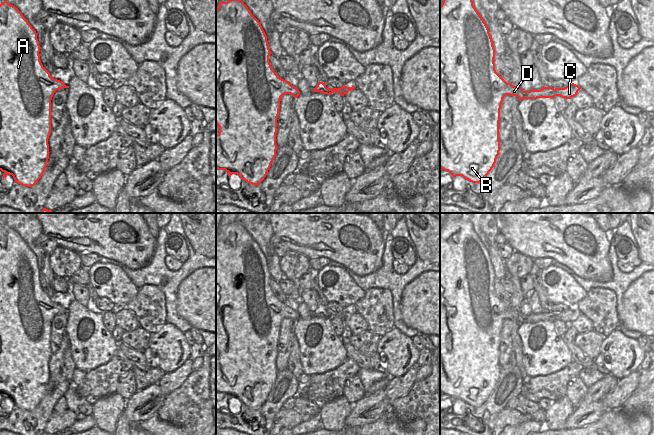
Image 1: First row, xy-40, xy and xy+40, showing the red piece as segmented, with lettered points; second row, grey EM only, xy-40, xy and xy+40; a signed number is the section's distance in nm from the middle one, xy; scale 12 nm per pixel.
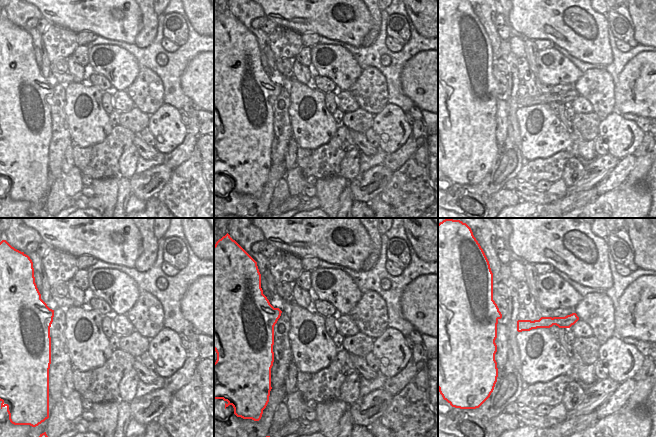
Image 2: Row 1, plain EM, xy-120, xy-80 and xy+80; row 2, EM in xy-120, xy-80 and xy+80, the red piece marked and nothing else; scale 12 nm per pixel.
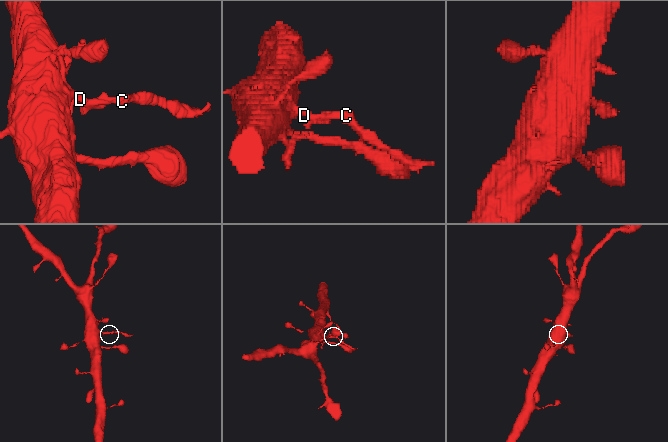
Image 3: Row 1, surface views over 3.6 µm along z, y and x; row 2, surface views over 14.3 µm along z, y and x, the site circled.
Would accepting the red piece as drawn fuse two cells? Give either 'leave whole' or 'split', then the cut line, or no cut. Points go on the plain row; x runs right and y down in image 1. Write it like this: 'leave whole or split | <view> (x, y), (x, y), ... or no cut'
split | xy+40 (554, 313), (556, 319)

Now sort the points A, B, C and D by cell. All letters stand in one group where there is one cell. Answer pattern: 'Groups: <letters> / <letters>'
Groups: A B D / C.

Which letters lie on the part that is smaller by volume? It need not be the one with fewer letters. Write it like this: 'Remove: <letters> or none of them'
Remove: C

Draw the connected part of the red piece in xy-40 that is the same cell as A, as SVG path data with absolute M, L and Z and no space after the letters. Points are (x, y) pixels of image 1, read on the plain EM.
M6 224L0 228L0 394L4 397L3 404L7 399L12 399L14 406L22 410L32 411L43 399L49 383L48 363L51 358L51 324L54 317L62 312L68 312L62 305L54 303L43 291L40 285L40 269L37 257L24 242L22 237Z

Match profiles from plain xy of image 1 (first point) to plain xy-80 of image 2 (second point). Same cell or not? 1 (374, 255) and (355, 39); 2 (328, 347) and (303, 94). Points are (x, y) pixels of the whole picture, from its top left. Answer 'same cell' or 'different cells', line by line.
1: same cell
2: same cell

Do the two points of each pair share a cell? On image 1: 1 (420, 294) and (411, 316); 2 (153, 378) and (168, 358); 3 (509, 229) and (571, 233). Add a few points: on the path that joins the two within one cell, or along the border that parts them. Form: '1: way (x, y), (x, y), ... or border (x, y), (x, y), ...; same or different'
1: way (420, 299), (420, 307), (416, 311); same
2: border (157, 366), (165, 372); different
3: way (524, 231), (556, 231); same

